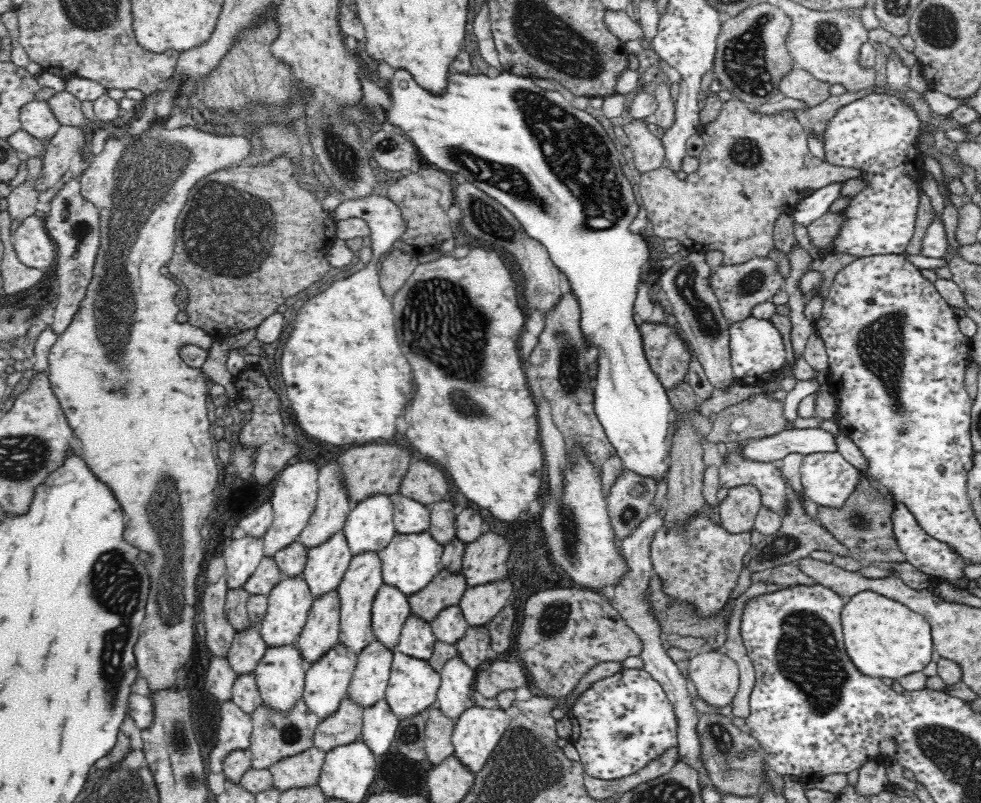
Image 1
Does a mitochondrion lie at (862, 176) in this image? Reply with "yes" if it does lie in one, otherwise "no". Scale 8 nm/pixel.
no

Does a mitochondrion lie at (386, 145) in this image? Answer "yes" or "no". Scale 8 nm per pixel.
yes

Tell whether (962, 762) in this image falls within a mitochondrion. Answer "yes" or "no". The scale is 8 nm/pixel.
yes

